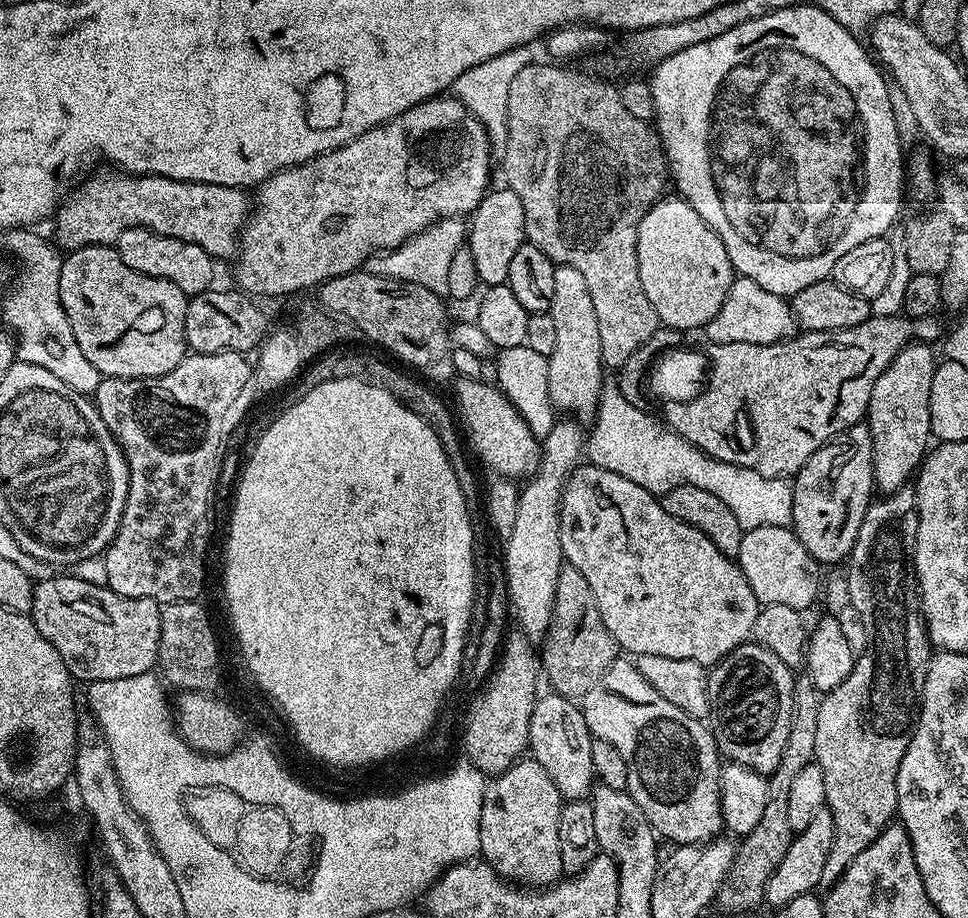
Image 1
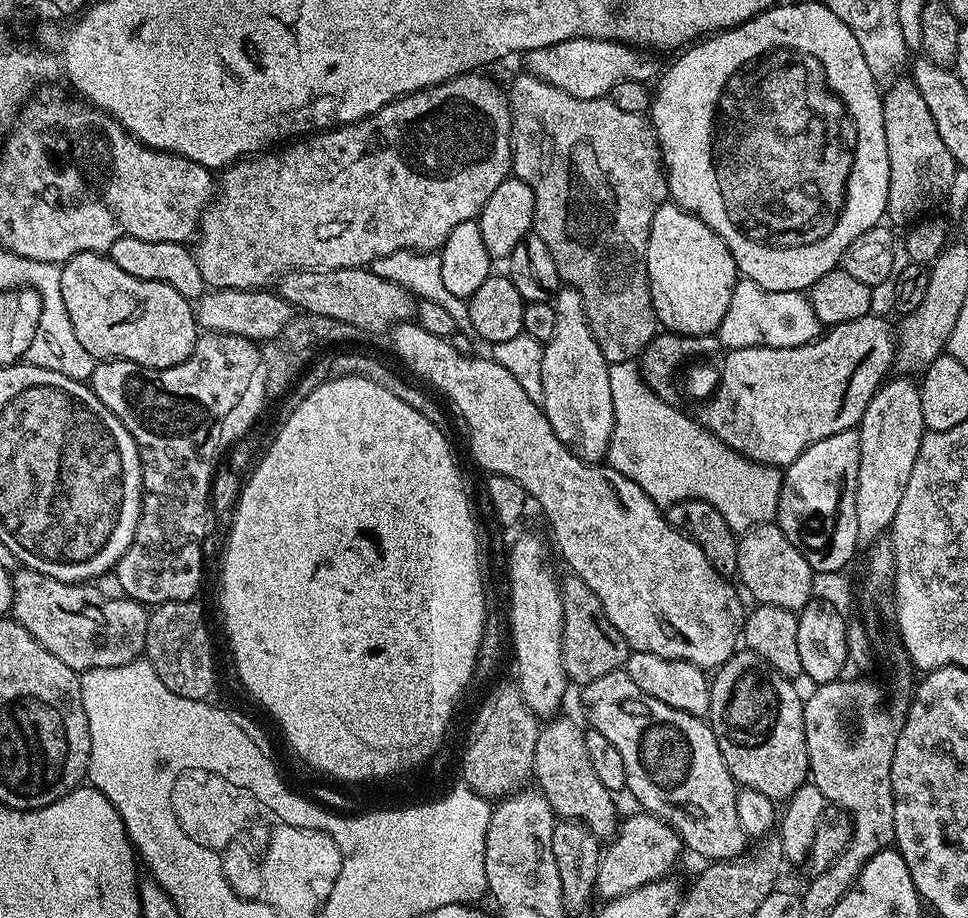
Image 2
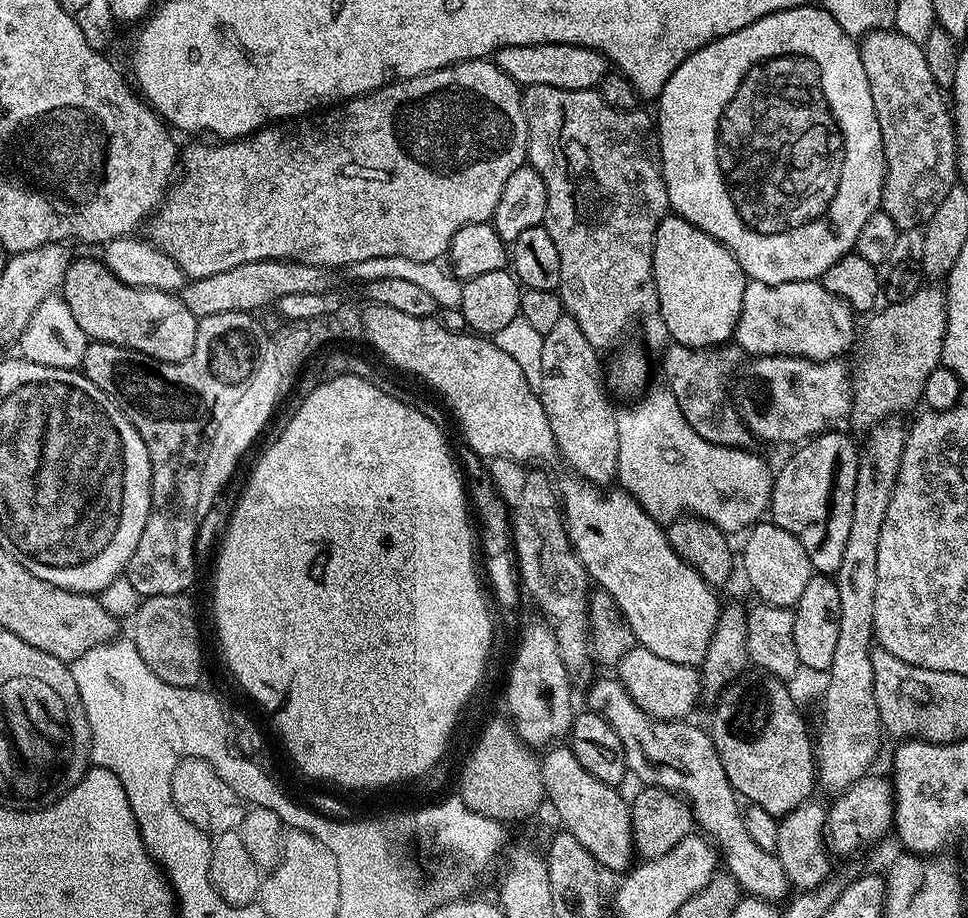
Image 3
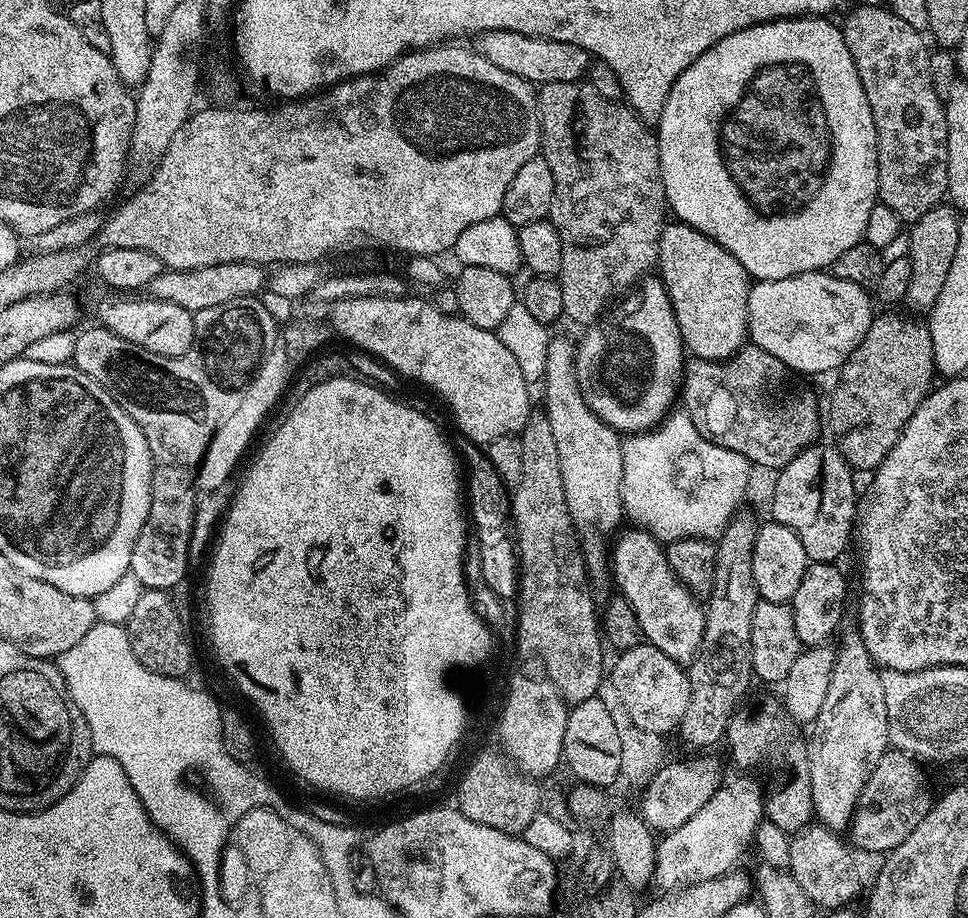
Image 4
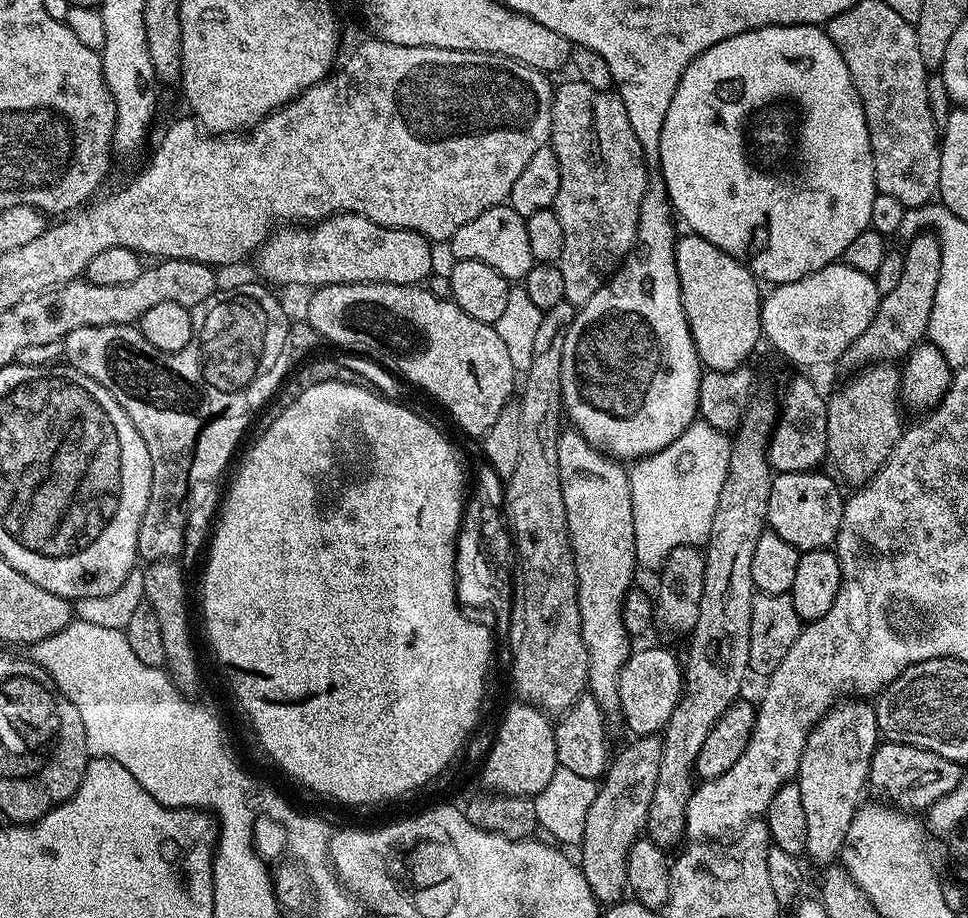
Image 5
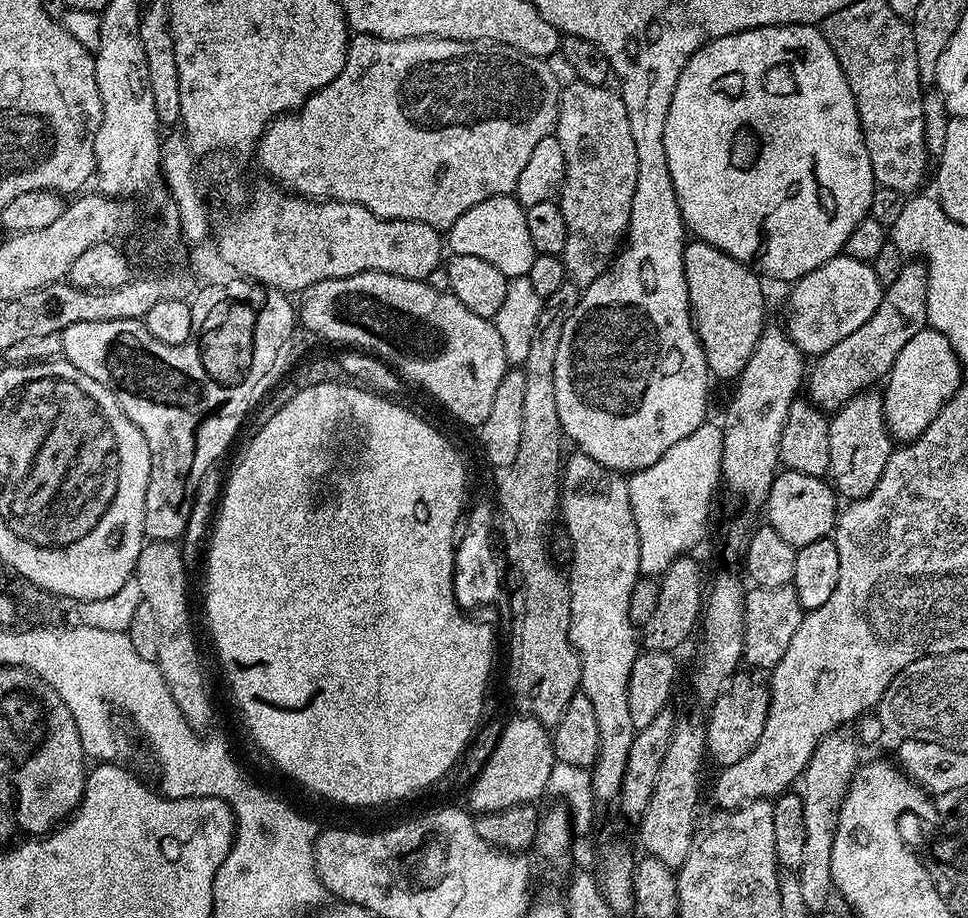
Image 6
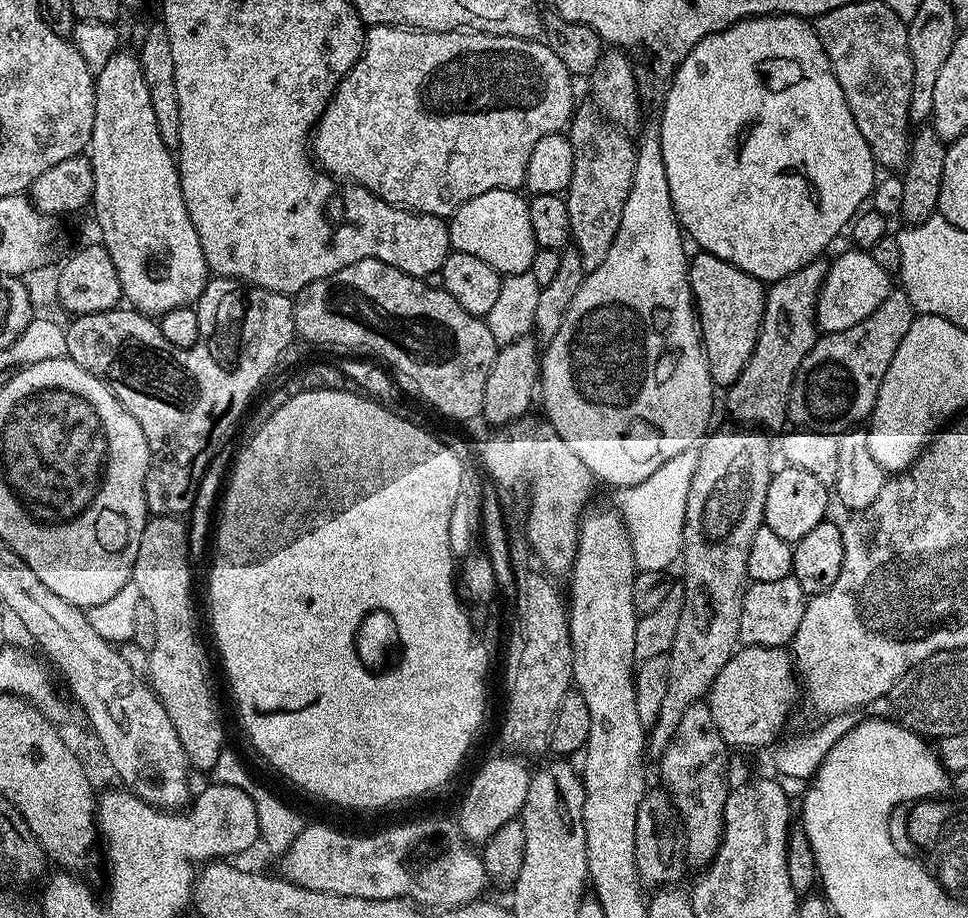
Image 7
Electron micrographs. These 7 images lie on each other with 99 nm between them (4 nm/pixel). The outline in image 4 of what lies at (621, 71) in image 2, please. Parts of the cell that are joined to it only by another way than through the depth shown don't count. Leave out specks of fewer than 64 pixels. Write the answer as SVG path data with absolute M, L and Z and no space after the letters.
M506 30L483 33L479 40L480 55L494 62L498 70L506 70L506 74L518 74L518 78L530 81L533 86L550 82L583 81L590 63L588 52L582 50L582 46L574 46L570 42L547 40L541 36L527 36Z

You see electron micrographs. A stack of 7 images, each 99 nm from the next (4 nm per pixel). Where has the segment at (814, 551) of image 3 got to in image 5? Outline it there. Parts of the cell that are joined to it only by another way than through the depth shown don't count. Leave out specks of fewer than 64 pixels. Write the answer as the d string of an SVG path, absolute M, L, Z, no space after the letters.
M820 470L781 472L772 477L767 527L800 552L835 545L842 522L845 493L840 493L839 486L822 473Z

